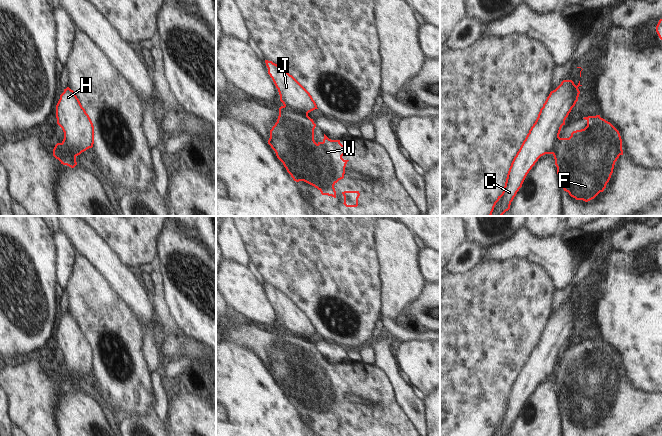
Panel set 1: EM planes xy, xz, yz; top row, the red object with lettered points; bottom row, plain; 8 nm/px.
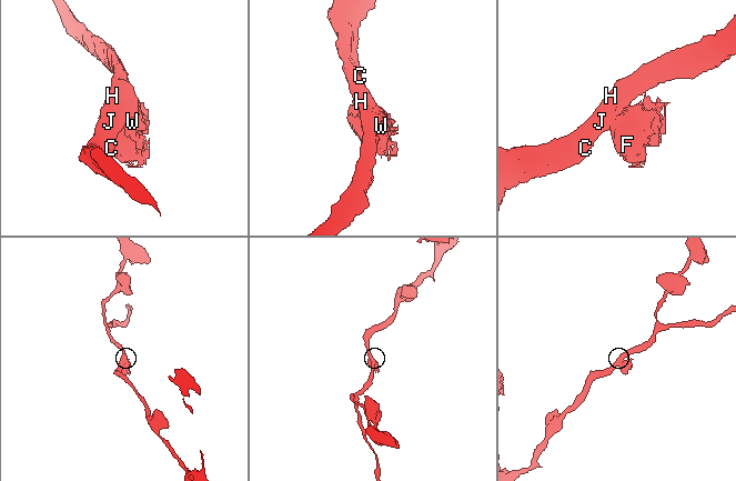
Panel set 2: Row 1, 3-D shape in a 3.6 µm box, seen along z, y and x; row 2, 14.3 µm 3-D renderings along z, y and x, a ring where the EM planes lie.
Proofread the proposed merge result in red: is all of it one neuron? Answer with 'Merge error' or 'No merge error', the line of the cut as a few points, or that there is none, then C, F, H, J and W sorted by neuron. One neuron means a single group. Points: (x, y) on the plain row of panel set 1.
Merge error. Split along xz (284, 329), (307, 339). Groups: C H J / F W.

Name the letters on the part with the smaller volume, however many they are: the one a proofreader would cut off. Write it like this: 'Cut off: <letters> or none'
Cut off: F, W

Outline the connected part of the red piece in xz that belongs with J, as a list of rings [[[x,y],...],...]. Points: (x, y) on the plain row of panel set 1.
[[[265,284],[265,287],[285,331],[306,339],[318,333],[310,317],[292,299],[272,285]]]

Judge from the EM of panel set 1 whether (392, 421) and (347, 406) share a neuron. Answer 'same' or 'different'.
same

